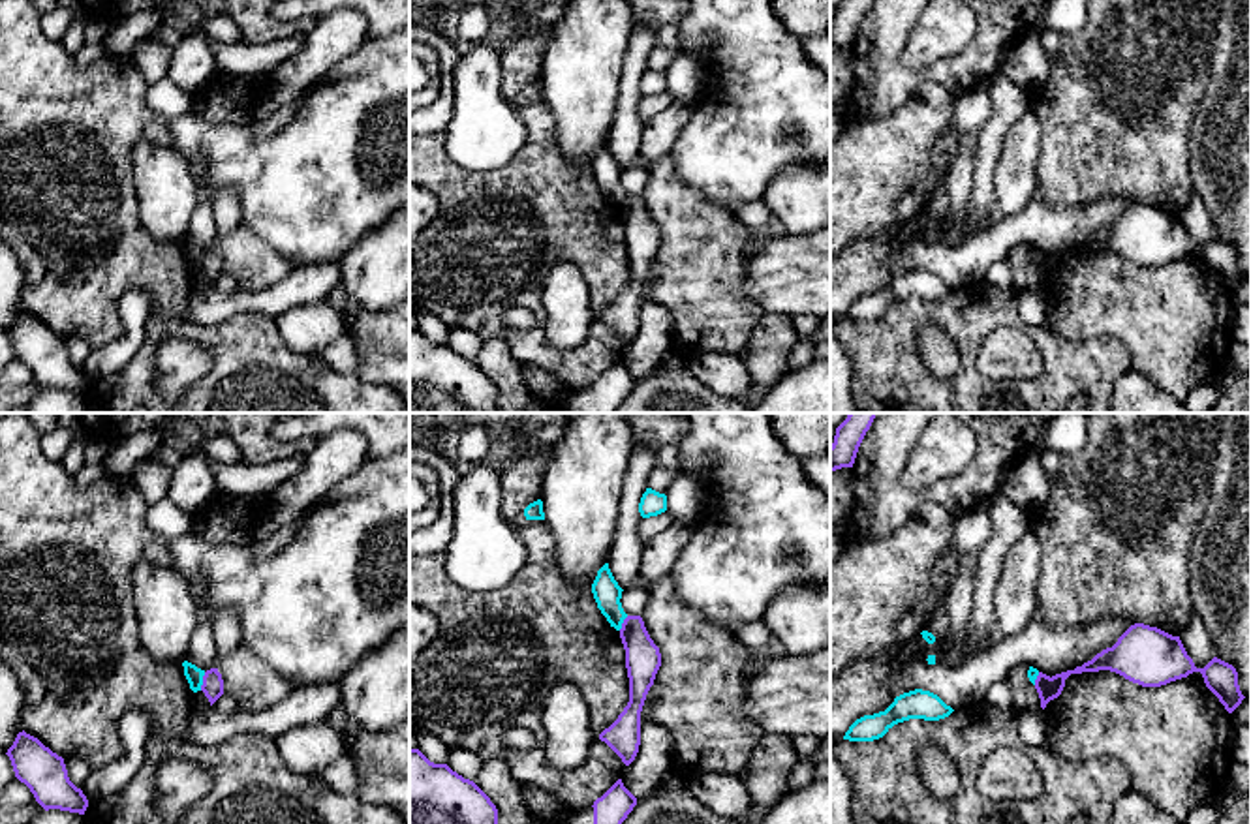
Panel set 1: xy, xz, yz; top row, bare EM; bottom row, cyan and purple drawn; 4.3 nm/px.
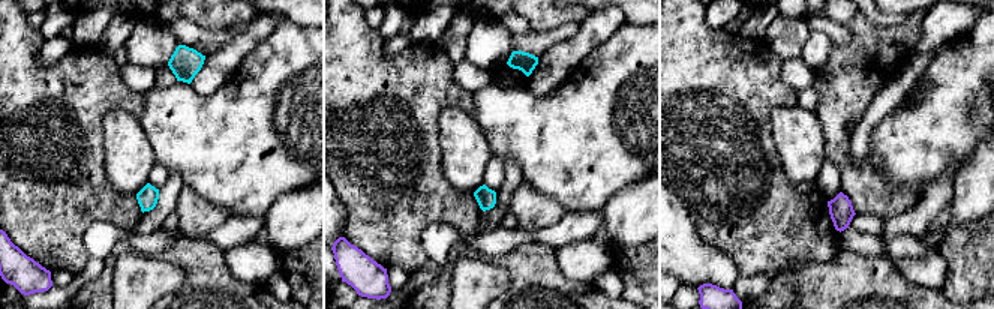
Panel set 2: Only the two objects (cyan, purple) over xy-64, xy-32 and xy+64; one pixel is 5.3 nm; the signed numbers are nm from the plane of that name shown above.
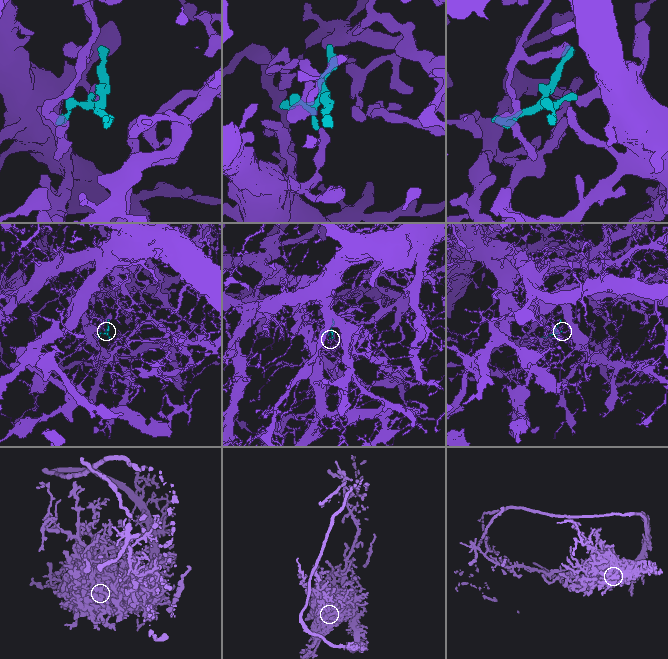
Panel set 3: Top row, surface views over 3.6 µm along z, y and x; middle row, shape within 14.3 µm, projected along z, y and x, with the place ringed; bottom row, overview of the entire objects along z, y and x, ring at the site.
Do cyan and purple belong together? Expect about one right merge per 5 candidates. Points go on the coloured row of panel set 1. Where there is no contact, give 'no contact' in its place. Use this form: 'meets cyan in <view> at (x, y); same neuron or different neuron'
meets cyan in xy at (201, 682); different neuron

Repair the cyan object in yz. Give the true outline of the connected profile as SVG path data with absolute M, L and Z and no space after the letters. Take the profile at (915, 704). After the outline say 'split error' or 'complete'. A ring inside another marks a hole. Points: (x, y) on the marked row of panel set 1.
M915 689L896 696L885 711L857 719L845 732L843 740L873 741L883 738L898 723L909 719L939 721L949 717L952 711L954 710L937 694Z | complete

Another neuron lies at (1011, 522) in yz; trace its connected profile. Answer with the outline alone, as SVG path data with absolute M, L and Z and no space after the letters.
M999 492L990 497L986 509L994 520L994 535L977 556L975 595L965 623L979 653L990 651L999 638L994 618L994 591L1009 548L1029 531L1031 518L1029 512Z

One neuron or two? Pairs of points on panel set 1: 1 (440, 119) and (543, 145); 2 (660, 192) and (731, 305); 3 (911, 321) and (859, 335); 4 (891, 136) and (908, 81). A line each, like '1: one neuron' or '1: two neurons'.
1: two neurons
2: one neuron
3: one neuron
4: two neurons

